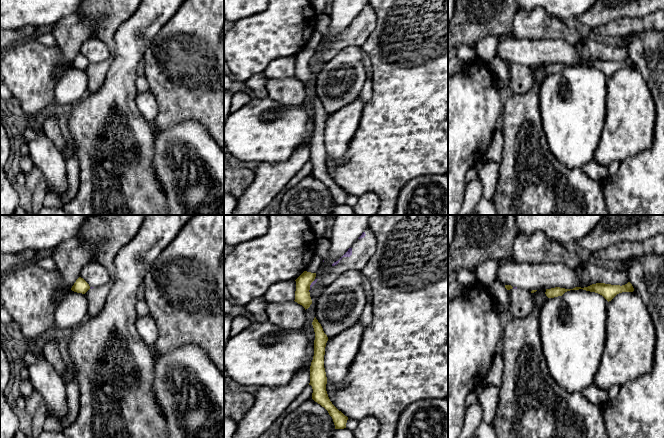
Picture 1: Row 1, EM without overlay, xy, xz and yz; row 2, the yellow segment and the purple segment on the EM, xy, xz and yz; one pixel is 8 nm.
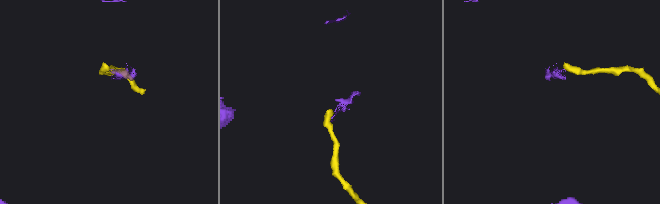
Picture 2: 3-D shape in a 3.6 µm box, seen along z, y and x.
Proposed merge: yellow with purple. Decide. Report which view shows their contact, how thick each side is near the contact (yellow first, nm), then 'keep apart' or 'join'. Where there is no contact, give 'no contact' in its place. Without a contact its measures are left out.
meets yellow in xz; 130 nm thick on the yellow side, 20 nm on the other; keep apart

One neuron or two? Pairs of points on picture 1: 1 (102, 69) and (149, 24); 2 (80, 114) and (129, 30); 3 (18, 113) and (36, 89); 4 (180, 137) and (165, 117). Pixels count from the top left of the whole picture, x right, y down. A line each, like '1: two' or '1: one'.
1: two
2: one
3: two
4: two

